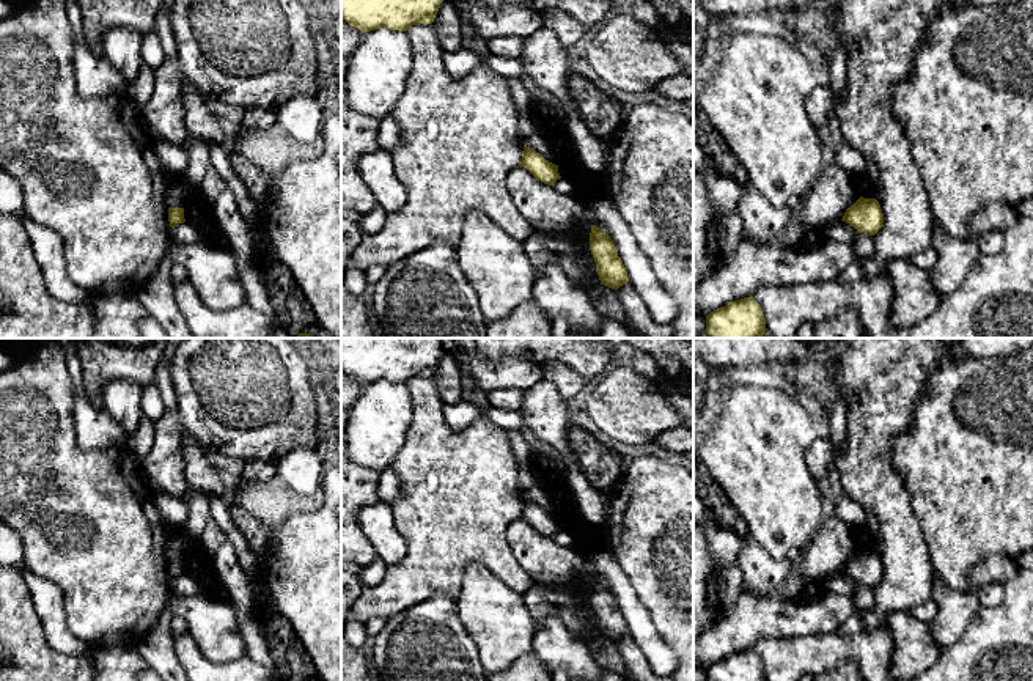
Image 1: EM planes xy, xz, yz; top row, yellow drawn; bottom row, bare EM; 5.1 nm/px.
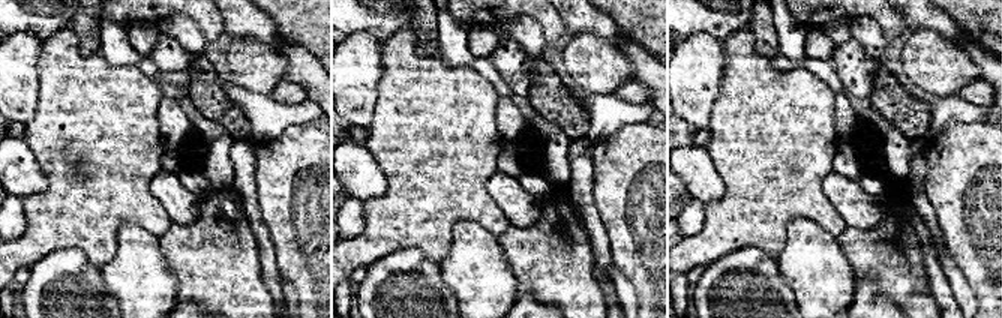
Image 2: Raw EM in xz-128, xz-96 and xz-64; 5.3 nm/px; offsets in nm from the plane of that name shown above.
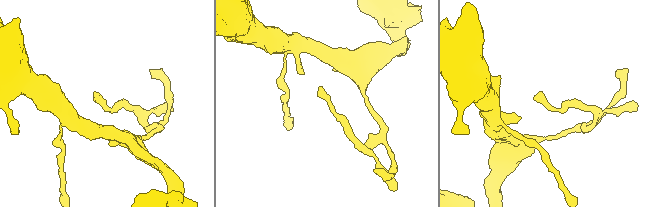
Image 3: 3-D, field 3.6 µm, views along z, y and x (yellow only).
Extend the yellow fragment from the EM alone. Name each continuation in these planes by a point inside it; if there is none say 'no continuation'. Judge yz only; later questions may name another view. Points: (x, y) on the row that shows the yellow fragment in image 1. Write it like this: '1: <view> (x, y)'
no continuation

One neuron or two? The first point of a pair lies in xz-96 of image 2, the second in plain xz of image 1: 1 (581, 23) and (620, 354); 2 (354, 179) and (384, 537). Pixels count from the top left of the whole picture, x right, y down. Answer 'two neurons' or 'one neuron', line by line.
1: one neuron
2: one neuron

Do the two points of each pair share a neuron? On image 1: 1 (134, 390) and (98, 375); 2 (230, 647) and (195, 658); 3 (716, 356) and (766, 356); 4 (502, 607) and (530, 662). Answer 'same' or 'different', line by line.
1: different
2: different
3: same
4: different

